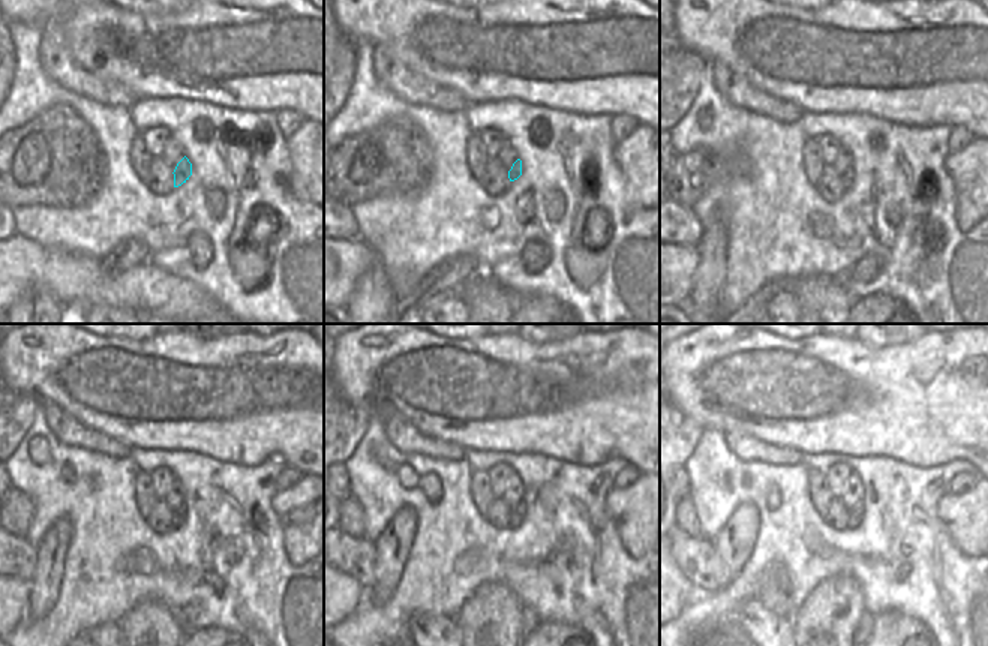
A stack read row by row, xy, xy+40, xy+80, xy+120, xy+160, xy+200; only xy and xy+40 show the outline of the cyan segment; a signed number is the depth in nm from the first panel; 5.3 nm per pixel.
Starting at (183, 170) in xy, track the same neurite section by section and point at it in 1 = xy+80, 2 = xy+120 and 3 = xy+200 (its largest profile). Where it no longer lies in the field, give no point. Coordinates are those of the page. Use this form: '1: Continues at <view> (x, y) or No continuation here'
1: Continues at xy+80 (847, 177)
2: Continues at xy+120 (179, 517)
3: Continues at xy+200 (855, 516).

